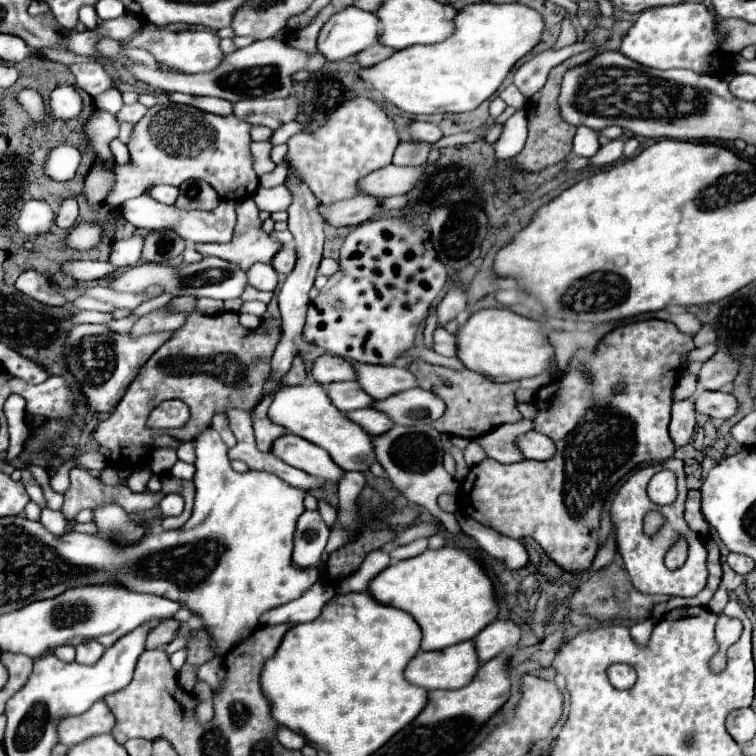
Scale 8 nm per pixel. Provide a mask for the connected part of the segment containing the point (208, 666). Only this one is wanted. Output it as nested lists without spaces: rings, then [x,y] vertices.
[[[215,656],[213,660],[201,664],[195,670],[195,676],[197,676],[197,680],[205,680],[213,690],[219,688],[221,678],[223,678],[223,660],[219,656]]]

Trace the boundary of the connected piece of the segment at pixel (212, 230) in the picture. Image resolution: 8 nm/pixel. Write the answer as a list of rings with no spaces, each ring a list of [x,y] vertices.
[[[139,196],[133,200],[127,200],[123,204],[123,216],[137,228],[149,228],[149,230],[173,230],[183,238],[185,242],[193,244],[203,244],[203,242],[229,242],[233,236],[233,226],[235,226],[235,206],[231,200],[223,200],[215,210],[211,212],[201,212],[201,210],[181,210],[175,206],[165,206],[149,196]]]

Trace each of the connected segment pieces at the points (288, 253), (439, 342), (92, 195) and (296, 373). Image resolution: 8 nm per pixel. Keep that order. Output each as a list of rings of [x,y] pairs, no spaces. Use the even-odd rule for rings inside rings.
[[[283,248],[281,252],[277,252],[275,254],[275,258],[273,258],[273,268],[279,272],[279,274],[289,274],[291,270],[293,270],[293,266],[295,266],[295,260],[297,260],[297,256],[295,256],[295,250],[293,248]]]
[[[445,328],[435,330],[435,346],[433,350],[441,356],[457,356],[457,340]]]
[[[97,164],[91,168],[85,180],[85,196],[89,202],[101,202],[107,192],[111,192],[111,184],[115,184],[115,176],[111,176],[111,164]]]
[[[297,354],[295,360],[293,360],[293,364],[291,364],[291,368],[289,368],[289,372],[281,376],[281,384],[287,384],[287,386],[301,384],[301,382],[305,382],[305,376],[307,376],[307,372],[305,372],[303,358]]]

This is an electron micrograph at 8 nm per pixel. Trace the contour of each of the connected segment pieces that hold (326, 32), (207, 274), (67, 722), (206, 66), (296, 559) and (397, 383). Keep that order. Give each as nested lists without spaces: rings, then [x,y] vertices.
[[[345,8],[327,20],[323,26],[317,50],[327,60],[347,60],[357,52],[377,44],[379,18],[361,8]]]
[[[205,258],[197,264],[189,264],[187,268],[173,268],[167,264],[141,264],[123,270],[121,274],[113,276],[111,288],[117,292],[143,292],[151,284],[161,284],[165,292],[171,292],[175,296],[195,296],[195,298],[215,298],[215,300],[227,300],[227,298],[239,298],[243,294],[243,288],[247,288],[247,274],[237,264],[231,264],[221,258]]]
[[[99,700],[85,714],[65,718],[59,724],[59,742],[71,748],[91,736],[111,734],[113,726],[115,726],[115,716],[107,708],[107,704]]]
[[[151,26],[151,30],[143,28],[135,34],[135,38],[131,40],[131,46],[139,46],[139,48],[145,48],[149,50],[155,60],[159,62],[165,62],[173,68],[179,68],[187,74],[199,74],[199,72],[211,72],[211,68],[219,66],[223,62],[223,52],[219,48],[219,36],[213,34],[213,32],[205,32],[205,30],[199,30],[199,32],[191,32],[191,30],[183,30],[183,32],[173,32],[169,28],[155,28]]]
[[[305,510],[297,520],[293,538],[293,564],[301,568],[317,568],[321,564],[321,552],[327,544],[329,528],[321,520],[319,512]]]
[[[355,364],[355,372],[361,388],[375,400],[385,400],[403,390],[417,388],[417,380],[407,368]]]

